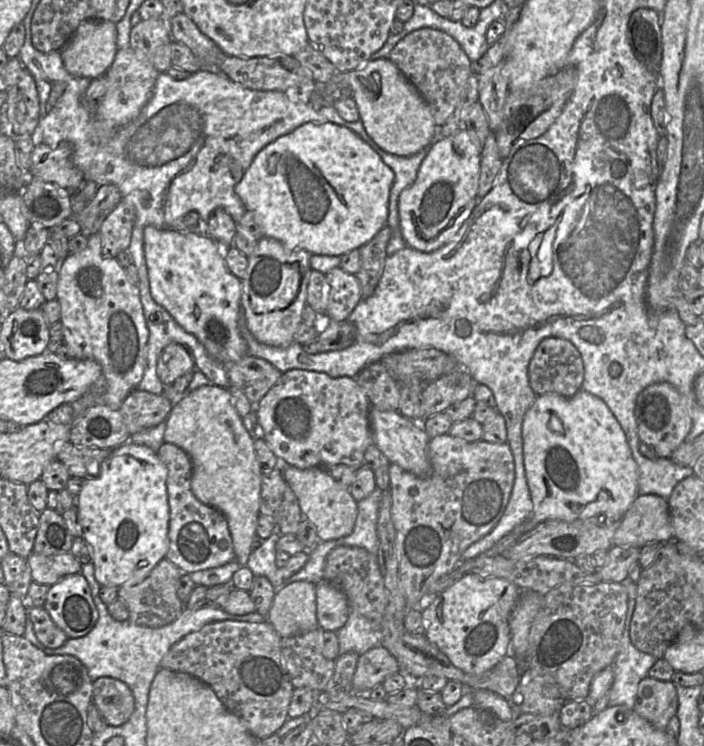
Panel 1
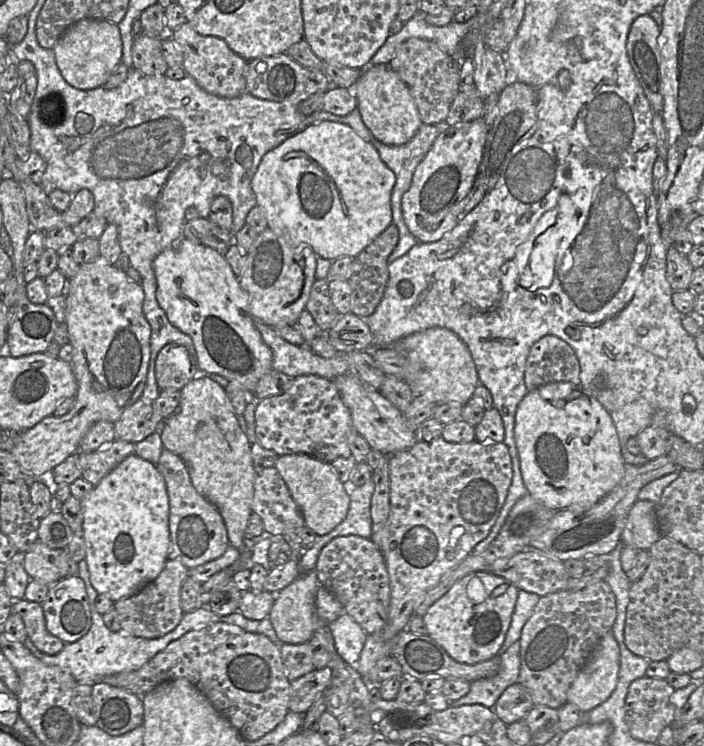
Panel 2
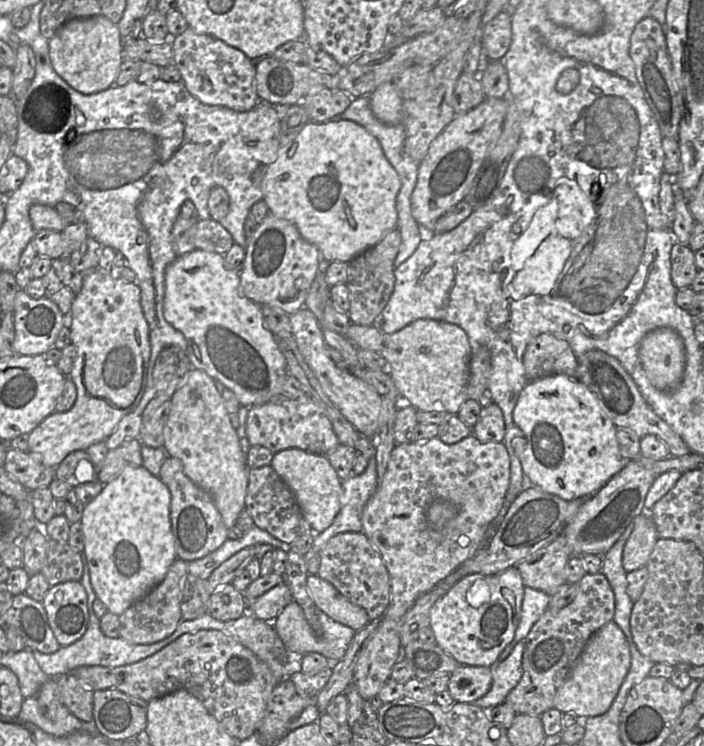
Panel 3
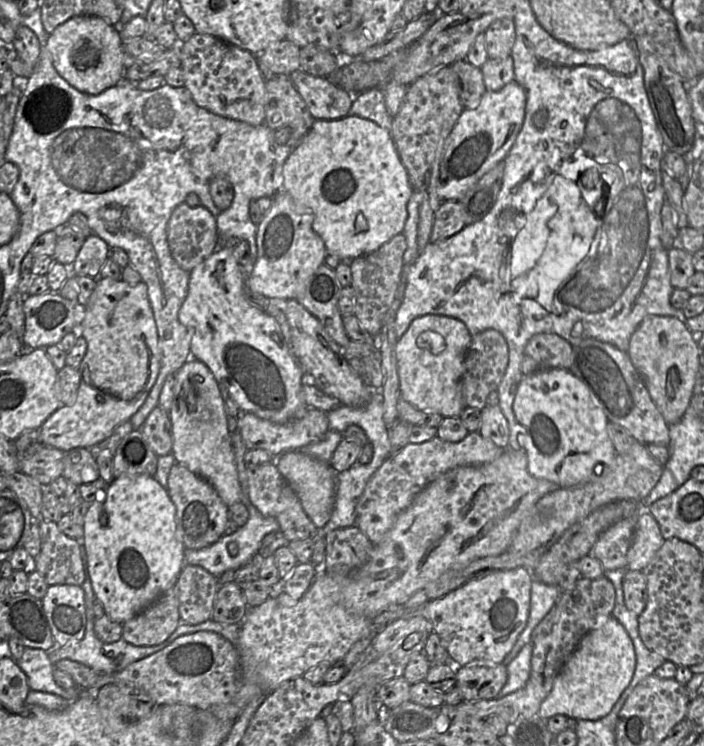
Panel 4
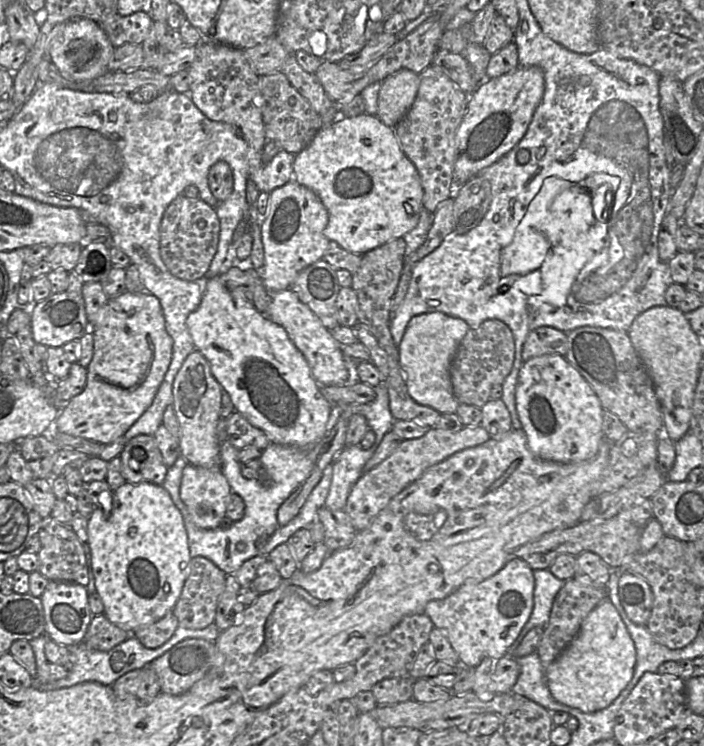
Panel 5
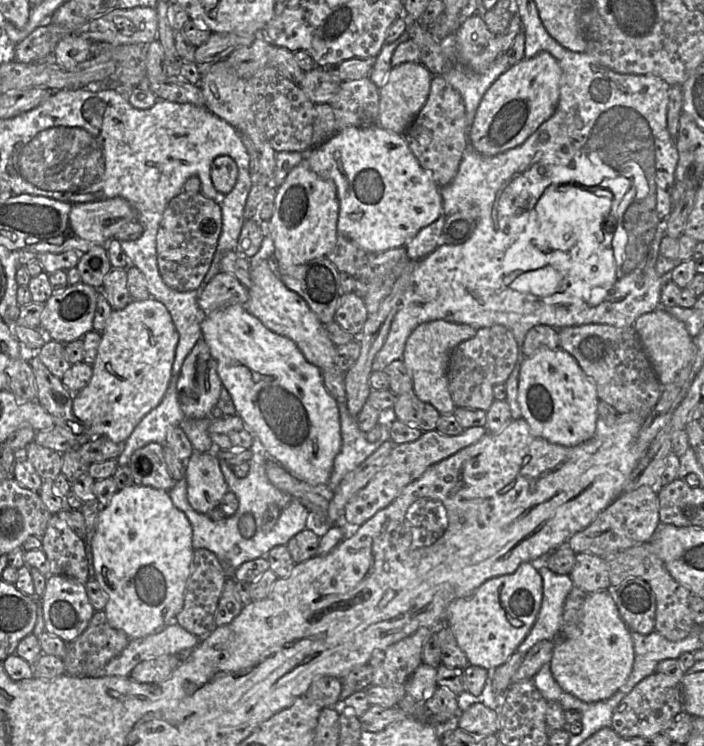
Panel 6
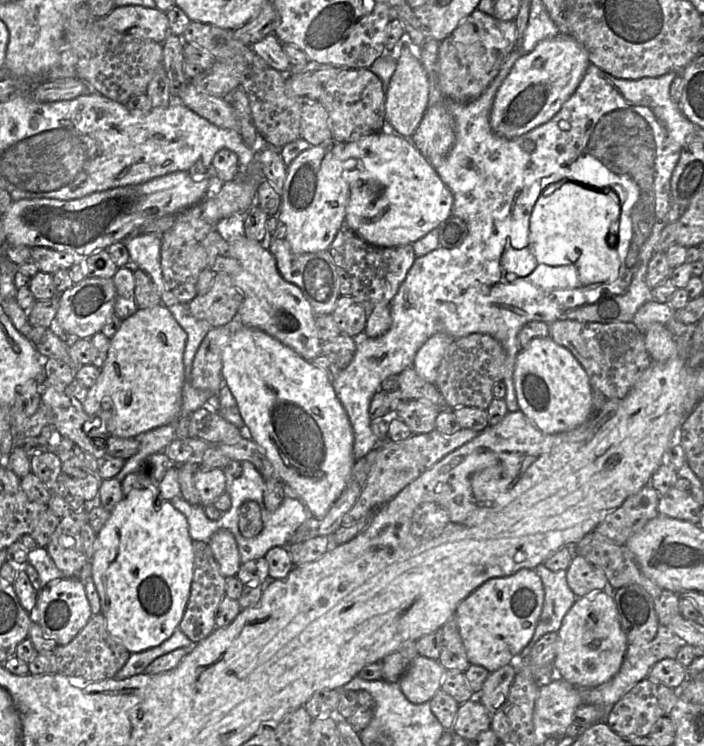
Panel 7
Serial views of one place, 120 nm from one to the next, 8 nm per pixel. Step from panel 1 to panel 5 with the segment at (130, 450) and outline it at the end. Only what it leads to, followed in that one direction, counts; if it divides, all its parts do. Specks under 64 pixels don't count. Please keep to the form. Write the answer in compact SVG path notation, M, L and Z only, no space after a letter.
M124 483L113 491L109 515L95 507L88 518L87 534L96 592L111 623L133 634L173 610L191 556L182 514L162 485Z

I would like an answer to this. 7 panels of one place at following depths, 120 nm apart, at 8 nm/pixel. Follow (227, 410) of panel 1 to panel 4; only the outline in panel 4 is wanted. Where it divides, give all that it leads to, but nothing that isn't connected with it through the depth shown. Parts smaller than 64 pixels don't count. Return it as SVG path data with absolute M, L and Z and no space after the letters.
M190 358L174 375L174 395L169 411L173 440L171 454L181 465L207 480L230 507L241 501L241 485L218 383L208 367L194 358Z

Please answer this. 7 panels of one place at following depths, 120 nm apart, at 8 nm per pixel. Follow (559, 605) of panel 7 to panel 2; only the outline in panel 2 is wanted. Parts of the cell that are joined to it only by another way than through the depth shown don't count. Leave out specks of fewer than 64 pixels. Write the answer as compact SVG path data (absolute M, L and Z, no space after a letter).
M519 590L509 629L497 655L501 656L513 643L520 640L522 629L533 614L540 598L535 593Z

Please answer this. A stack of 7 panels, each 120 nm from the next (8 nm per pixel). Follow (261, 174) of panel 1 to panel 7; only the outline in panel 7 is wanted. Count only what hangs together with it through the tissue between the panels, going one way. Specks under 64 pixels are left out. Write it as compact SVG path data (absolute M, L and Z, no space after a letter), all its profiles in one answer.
M382 130L351 142L332 141L332 153L342 161L343 178L350 189L345 222L367 243L377 247L412 245L431 230L439 229L451 216L454 202L451 190L409 137Z

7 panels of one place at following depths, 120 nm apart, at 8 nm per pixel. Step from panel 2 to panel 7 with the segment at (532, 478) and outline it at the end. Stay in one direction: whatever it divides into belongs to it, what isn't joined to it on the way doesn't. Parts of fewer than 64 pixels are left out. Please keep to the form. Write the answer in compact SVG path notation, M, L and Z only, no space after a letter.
M551 336L536 337L520 350L516 357L514 387L520 410L547 434L567 432L582 426L594 410L593 388L586 370L569 349L557 344Z

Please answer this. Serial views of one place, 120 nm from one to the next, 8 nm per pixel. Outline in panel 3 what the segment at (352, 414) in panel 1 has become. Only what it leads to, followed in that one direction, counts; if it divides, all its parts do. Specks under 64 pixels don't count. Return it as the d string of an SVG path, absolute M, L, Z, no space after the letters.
M307 394L297 399L277 397L267 403L249 407L246 436L251 446L263 446L273 453L299 448L314 454L328 455L340 444L329 418Z

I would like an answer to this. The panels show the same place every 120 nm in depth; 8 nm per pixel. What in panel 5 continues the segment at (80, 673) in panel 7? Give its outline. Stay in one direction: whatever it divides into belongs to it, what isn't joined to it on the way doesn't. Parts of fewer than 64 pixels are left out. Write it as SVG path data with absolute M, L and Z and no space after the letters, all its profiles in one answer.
M103 613L92 617L82 643L92 650L109 651L129 635L131 634L111 623Z

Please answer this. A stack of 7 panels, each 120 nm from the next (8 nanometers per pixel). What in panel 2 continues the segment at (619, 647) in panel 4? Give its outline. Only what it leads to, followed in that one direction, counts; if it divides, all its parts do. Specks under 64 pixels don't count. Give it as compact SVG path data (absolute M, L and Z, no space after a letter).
M611 632L605 634L567 691L567 702L590 712L613 693L620 667L619 645Z

